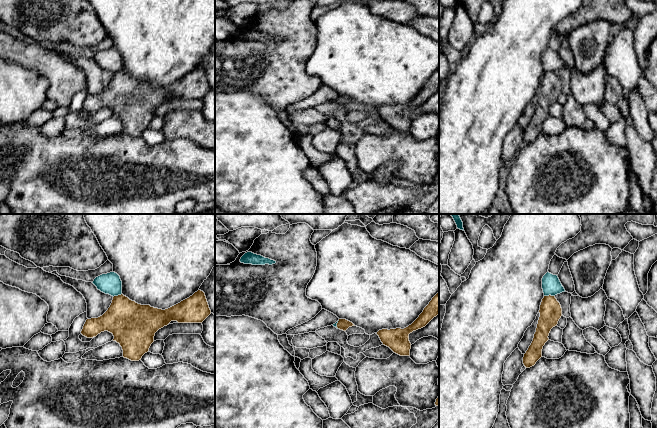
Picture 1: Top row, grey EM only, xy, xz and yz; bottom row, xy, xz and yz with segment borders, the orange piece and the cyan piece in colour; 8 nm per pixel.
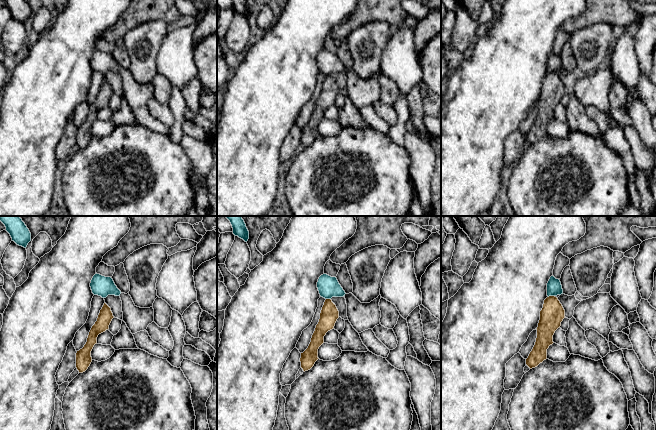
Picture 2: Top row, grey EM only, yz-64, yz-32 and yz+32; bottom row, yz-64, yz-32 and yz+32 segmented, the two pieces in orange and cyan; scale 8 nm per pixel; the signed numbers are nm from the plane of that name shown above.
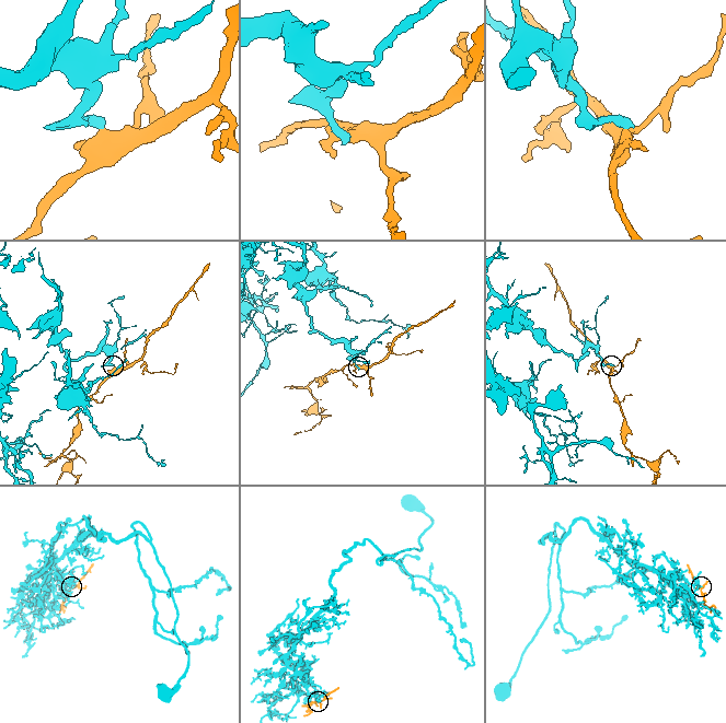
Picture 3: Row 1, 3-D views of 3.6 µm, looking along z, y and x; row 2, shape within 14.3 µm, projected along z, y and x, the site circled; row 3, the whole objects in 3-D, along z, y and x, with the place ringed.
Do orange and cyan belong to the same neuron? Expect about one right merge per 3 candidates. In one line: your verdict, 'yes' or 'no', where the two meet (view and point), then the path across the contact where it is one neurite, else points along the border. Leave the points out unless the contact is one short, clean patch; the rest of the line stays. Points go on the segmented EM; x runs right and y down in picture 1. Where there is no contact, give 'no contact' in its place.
no | yz (549, 295) | along yz (554, 295), (544, 296)

